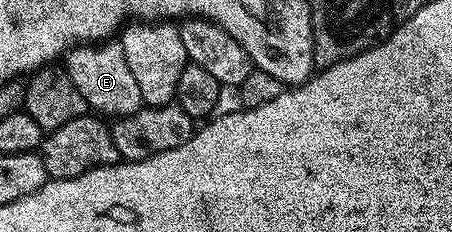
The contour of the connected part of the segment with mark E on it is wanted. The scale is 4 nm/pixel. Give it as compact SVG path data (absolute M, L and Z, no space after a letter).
M106 40L101 44L79 44L73 47L65 55L64 69L91 111L126 118L144 105L140 88L128 69L128 60L124 60L124 52L117 41Z

